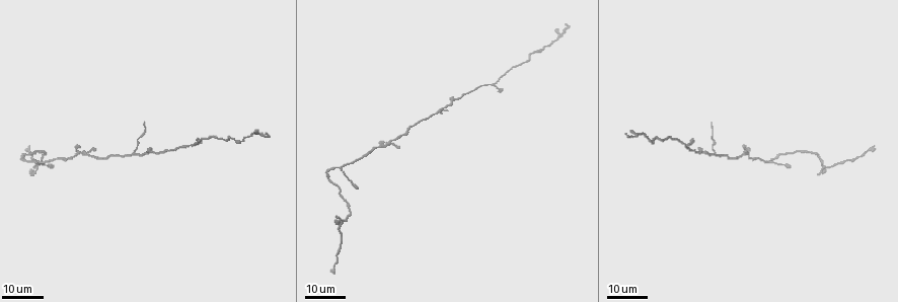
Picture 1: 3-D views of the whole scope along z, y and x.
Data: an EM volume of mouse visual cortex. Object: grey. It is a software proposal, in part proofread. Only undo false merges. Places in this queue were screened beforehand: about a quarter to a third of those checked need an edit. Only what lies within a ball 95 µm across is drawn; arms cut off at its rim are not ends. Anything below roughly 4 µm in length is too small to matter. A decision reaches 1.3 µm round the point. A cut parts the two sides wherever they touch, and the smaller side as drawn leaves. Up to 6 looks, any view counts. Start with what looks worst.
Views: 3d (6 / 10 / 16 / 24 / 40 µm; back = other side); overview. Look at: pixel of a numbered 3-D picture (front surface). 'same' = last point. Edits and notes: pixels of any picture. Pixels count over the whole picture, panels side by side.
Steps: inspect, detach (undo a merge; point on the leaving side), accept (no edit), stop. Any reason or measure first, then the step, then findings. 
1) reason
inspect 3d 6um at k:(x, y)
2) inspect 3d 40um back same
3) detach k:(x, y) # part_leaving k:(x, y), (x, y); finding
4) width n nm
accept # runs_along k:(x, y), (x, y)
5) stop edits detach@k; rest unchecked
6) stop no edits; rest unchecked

three arms meet
inspect 3d 24um at 1:(135, 155)

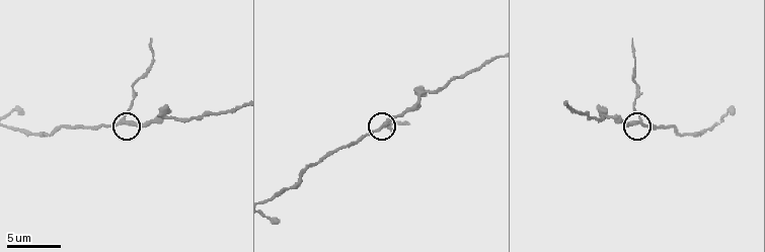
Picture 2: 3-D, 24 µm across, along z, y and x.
inspect 3d 10um at 2:(640, 121)

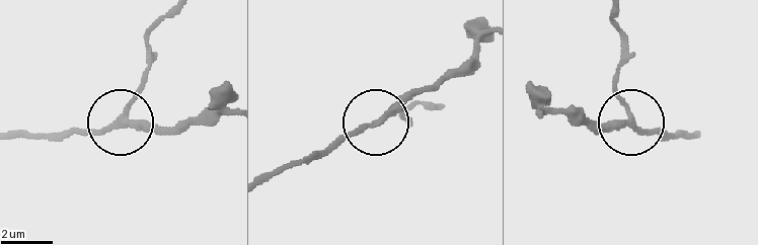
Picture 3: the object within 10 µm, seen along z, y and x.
width 200 nm
detach 3:(137, 94) # part_leaving 3:(119, 120), (151, 57), (147, 30), (164, 11); a second neuron is stuck on

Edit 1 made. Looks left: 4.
arms run side by side
inspect 3d 16um at 1:(391, 142)

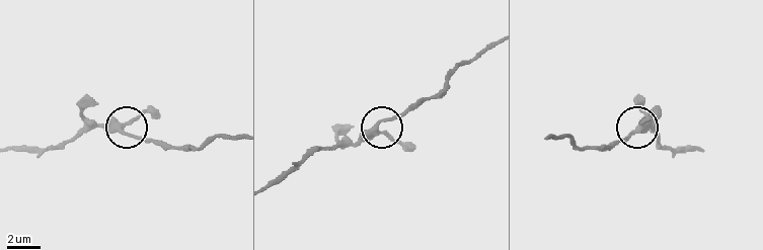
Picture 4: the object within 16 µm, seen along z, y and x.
inspect 3d 10um at 4:(120, 126)

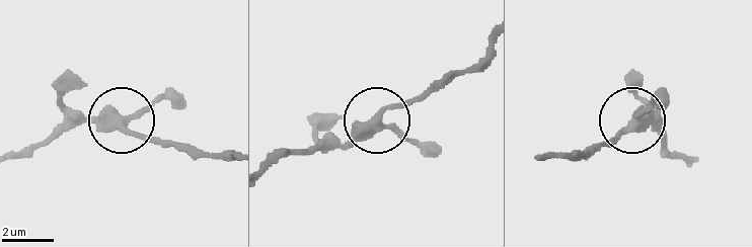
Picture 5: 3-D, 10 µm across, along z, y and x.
width 380 nm
accept # runs_along 5:(591, 145), (608, 141), (661, 89); continuous, no second neuron

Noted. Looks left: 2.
three-way junction
inspect 3d 16um at 1:(770, 162)

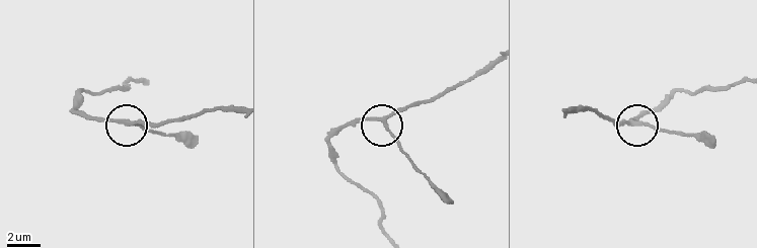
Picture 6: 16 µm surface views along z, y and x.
inspect 3d 6um at 6:(630, 123)

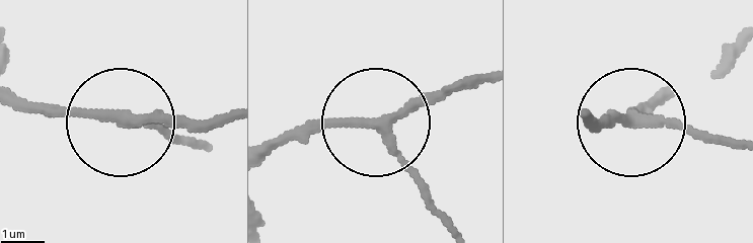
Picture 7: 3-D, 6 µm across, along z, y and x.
width 220 nm
accept # runs_along 7:(585, 114), (737, 140); all the same neuron

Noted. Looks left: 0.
stop edits detach@3; rest unchecked

